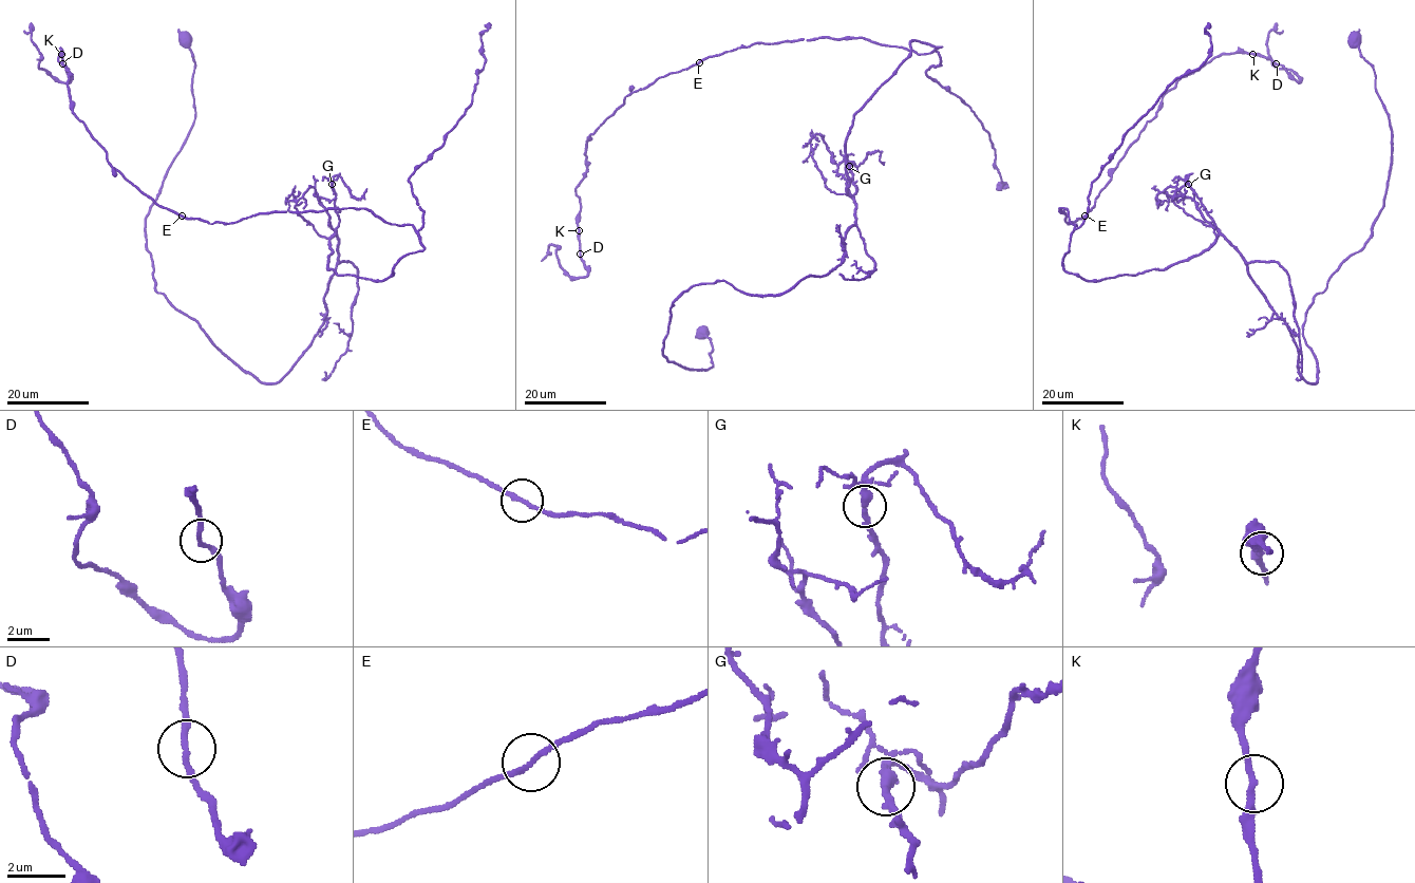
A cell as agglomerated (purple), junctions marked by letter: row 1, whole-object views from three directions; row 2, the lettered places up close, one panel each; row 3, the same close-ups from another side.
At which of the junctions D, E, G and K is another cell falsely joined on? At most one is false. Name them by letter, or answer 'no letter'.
no letter

